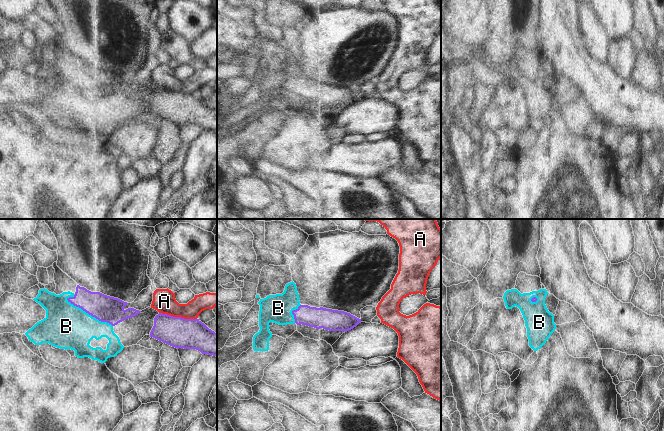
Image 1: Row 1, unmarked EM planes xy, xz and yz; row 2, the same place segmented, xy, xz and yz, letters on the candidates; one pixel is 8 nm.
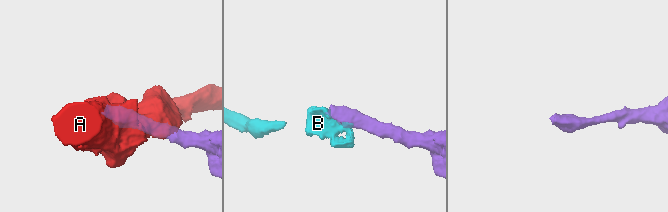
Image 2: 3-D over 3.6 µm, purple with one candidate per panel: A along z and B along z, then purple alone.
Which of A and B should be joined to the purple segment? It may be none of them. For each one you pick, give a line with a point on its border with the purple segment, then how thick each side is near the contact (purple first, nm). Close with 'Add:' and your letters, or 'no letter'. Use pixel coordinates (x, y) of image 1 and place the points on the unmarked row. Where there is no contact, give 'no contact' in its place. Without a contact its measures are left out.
Add: no letter

